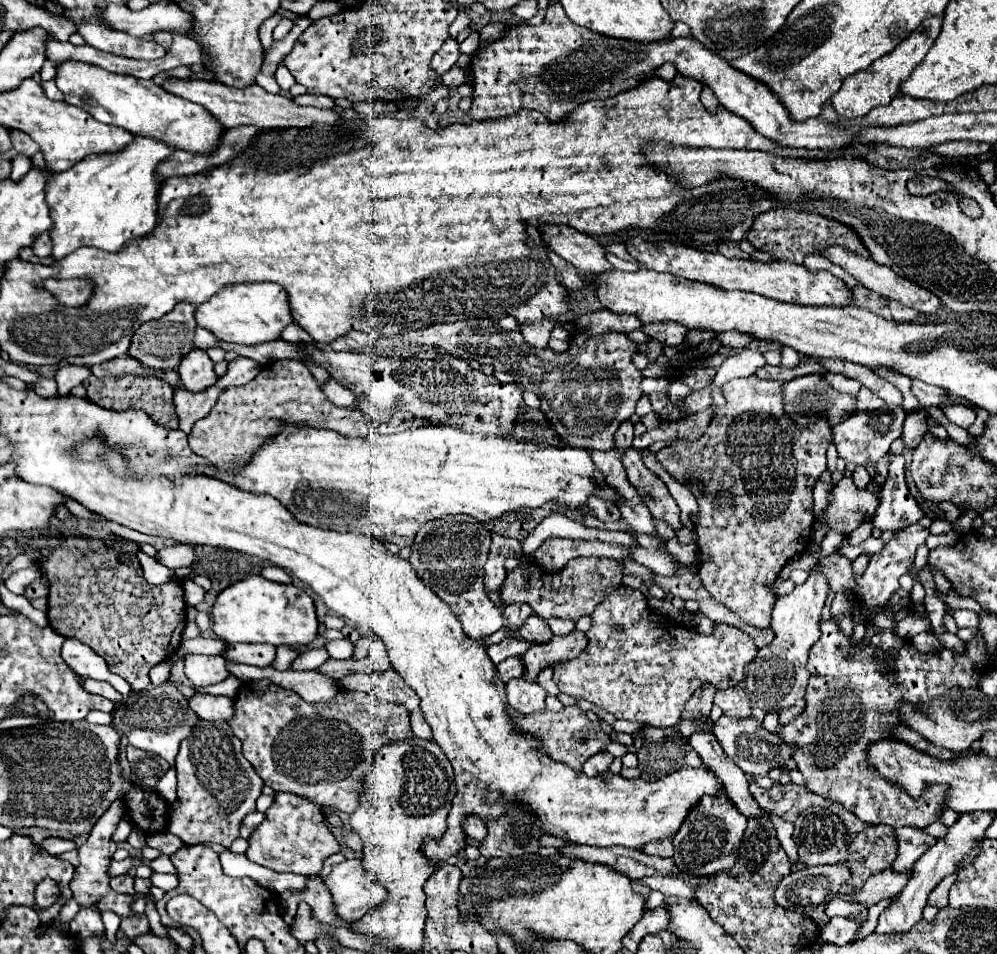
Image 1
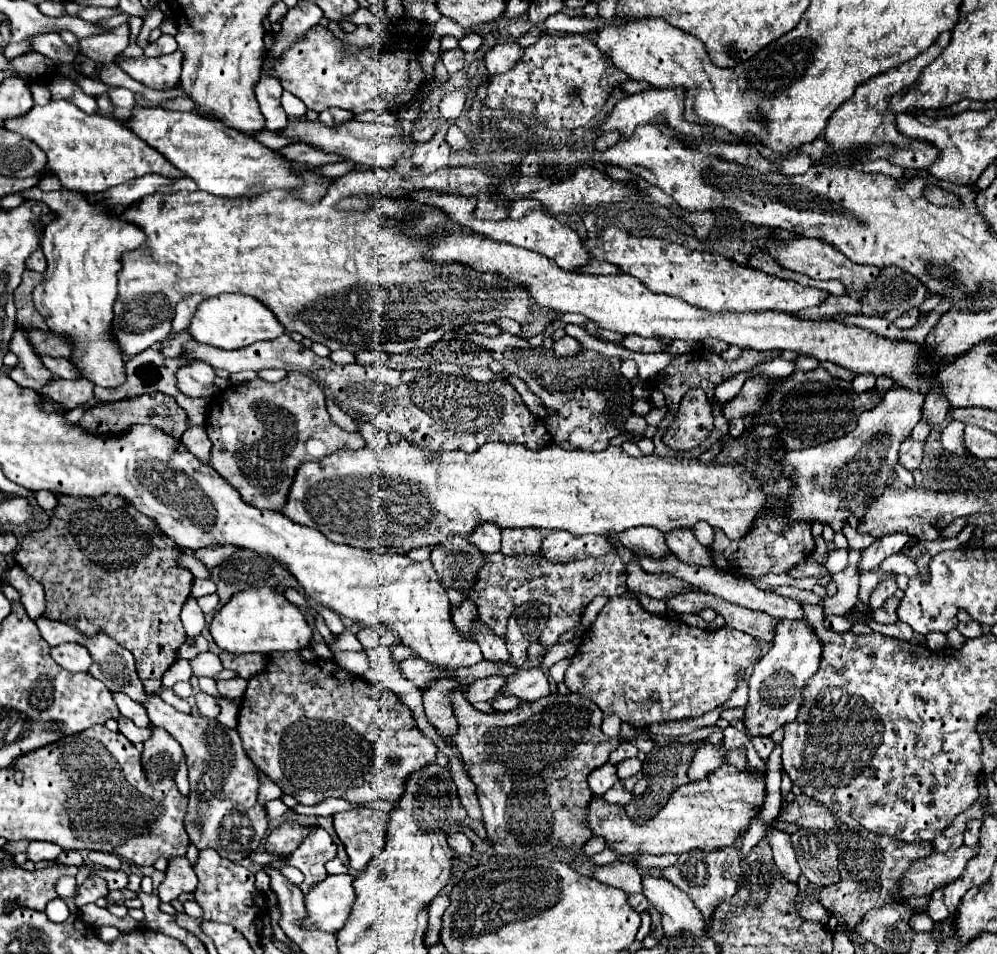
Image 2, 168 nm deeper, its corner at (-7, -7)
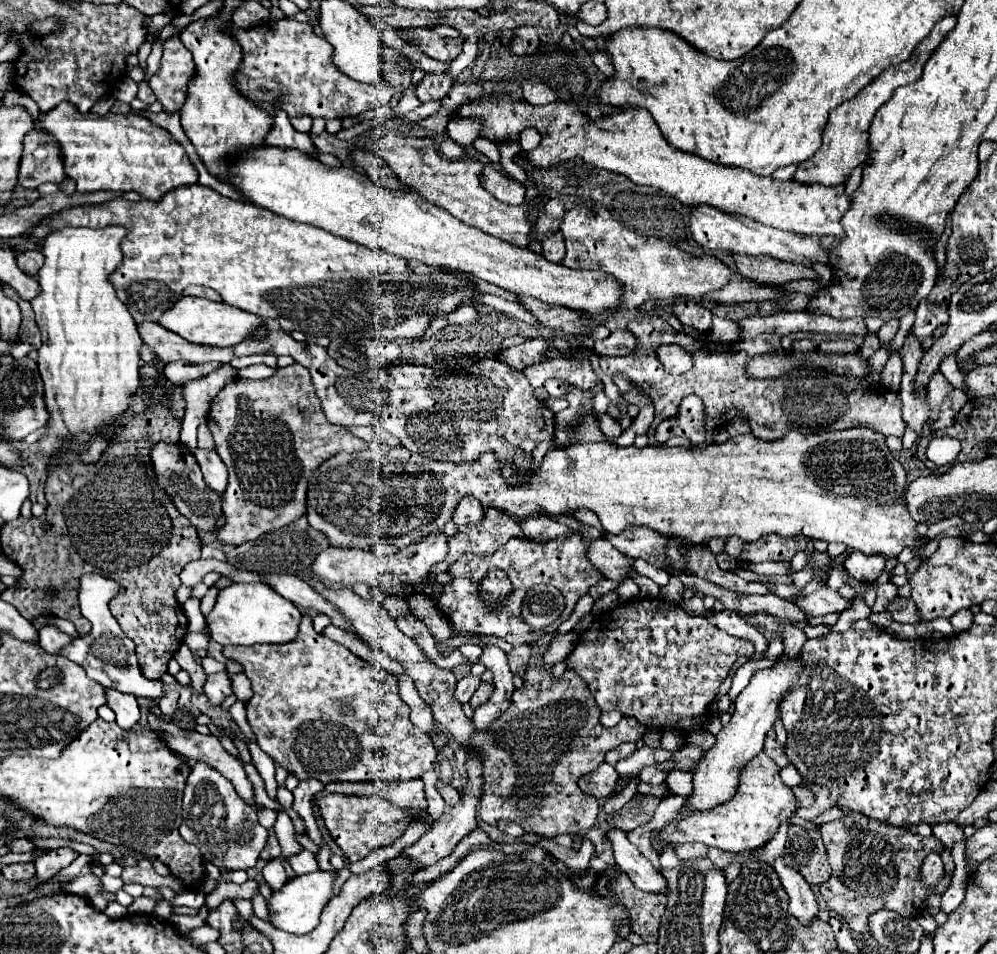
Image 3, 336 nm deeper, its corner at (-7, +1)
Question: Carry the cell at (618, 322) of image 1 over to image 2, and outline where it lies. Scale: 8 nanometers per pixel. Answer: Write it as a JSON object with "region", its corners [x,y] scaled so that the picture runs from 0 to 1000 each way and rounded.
{"region":[[[565,352],[563,356],[557,356],[553,367],[555,367],[559,373],[577,373],[577,371],[583,369],[581,358],[579,358],[577,354],[573,354],[573,352]]]}

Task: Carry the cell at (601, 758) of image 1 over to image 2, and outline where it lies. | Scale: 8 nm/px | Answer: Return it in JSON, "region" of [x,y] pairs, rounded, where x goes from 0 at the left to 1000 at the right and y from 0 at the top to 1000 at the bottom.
{"region":[[[611,799],[605,805],[599,805],[597,809],[593,809],[593,813],[591,813],[591,826],[593,826],[595,834],[605,834],[617,820],[621,820],[619,805]]]}

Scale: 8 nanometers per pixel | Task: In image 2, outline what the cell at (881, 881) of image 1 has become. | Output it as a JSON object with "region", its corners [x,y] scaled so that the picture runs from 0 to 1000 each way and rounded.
{"region":[[[982,885],[978,887],[964,887],[960,891],[938,893],[930,897],[930,901],[922,901],[918,910],[906,922],[906,941],[912,939],[928,939],[940,931],[948,931],[956,922],[964,920],[972,901],[982,895]]]}

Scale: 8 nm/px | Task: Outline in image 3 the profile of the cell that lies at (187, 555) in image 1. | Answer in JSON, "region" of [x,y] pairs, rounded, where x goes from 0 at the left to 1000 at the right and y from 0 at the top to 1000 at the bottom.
{"region":[[[302,382],[278,386],[276,394],[268,398],[234,398],[214,417],[208,444],[216,461],[216,472],[230,493],[230,505],[224,526],[226,549],[218,558],[218,568],[222,568],[224,572],[238,572],[258,566],[270,556],[278,556],[300,545],[306,539],[306,516],[312,495],[326,480],[332,480],[344,472],[362,474],[370,470],[366,461],[354,457],[348,449],[332,444],[324,436],[324,426],[316,415],[312,392]]]}

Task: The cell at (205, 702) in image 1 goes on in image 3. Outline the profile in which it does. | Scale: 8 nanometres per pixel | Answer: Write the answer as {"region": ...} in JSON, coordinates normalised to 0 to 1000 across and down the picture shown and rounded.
{"region":[[[220,704],[220,706],[208,709],[204,725],[206,725],[206,730],[208,730],[208,734],[210,734],[212,740],[218,740],[228,730],[232,730],[232,713],[230,713],[228,704]]]}

